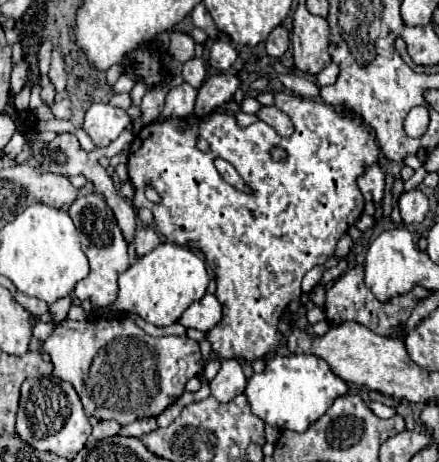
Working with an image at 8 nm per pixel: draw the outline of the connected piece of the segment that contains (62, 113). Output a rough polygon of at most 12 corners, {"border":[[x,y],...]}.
{"border":[[63,99],[50,107],[56,119],[70,119],[71,102]]}

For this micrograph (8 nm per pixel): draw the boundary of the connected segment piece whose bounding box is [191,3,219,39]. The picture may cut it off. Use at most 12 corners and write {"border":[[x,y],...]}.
{"border":[[203,3],[191,11],[193,25],[211,39],[219,37],[211,15]]}

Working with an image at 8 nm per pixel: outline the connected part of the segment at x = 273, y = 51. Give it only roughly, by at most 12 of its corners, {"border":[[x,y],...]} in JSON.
{"border":[[277,25],[265,41],[267,53],[281,57],[289,47],[289,31]]}

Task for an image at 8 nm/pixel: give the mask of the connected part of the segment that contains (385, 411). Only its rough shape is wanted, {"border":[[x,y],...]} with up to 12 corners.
{"border":[[367,401],[371,411],[381,419],[397,415],[393,407]]}

